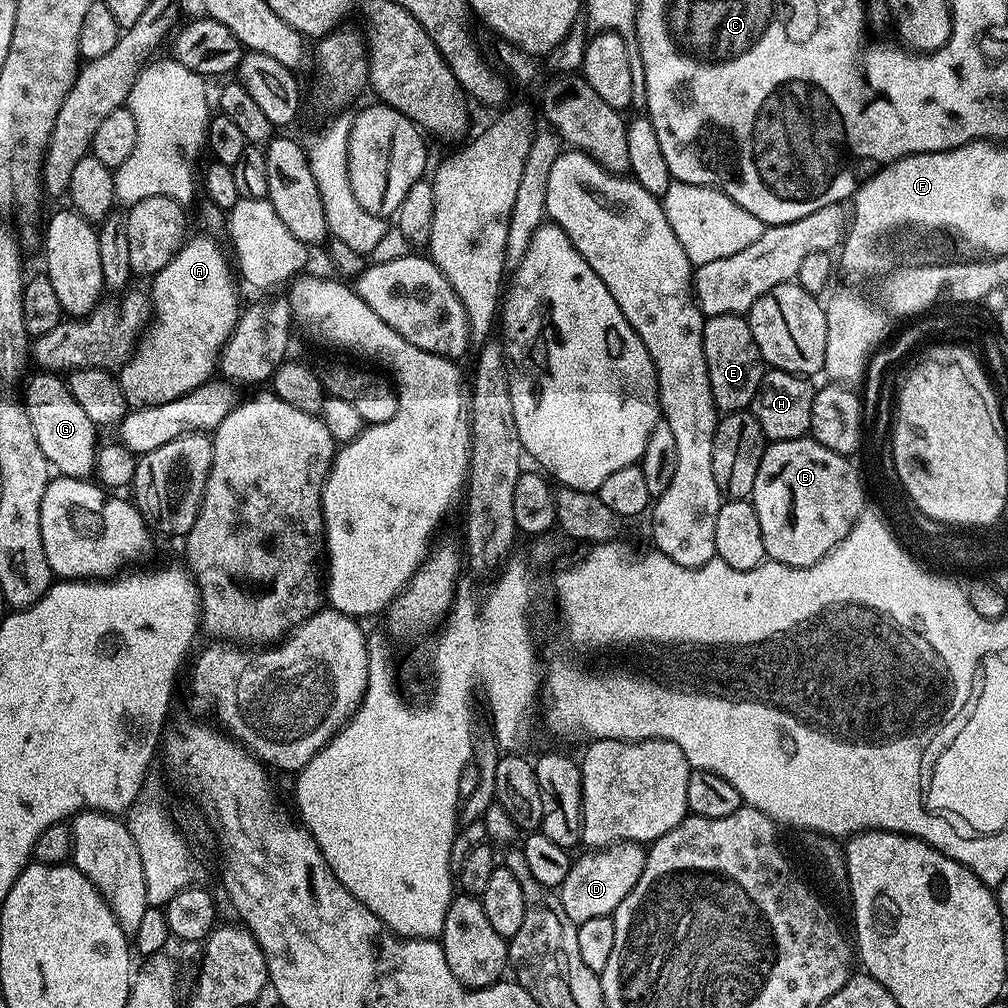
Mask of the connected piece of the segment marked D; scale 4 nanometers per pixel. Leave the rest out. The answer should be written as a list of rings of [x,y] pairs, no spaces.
[[[615,842],[607,846],[588,850],[585,856],[576,856],[572,862],[570,874],[566,874],[566,882],[562,882],[558,895],[562,902],[562,910],[576,924],[586,922],[586,918],[595,916],[611,916],[616,907],[634,890],[644,869],[646,848],[640,842]]]

